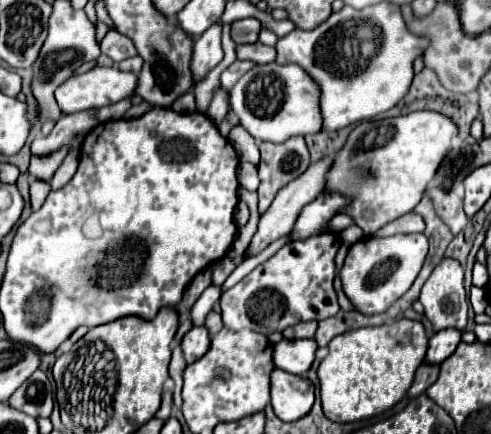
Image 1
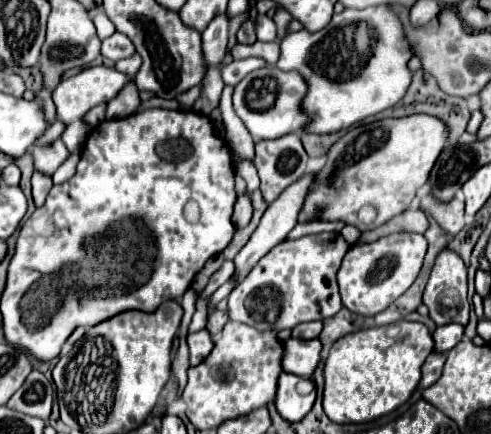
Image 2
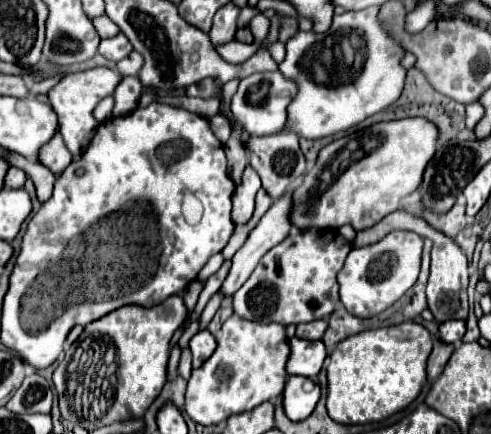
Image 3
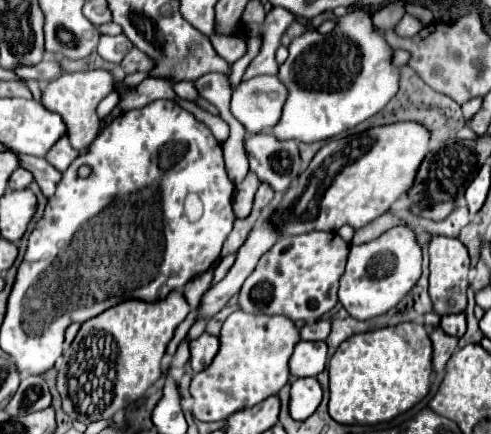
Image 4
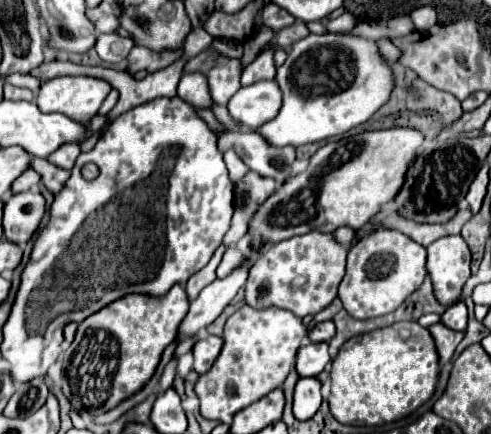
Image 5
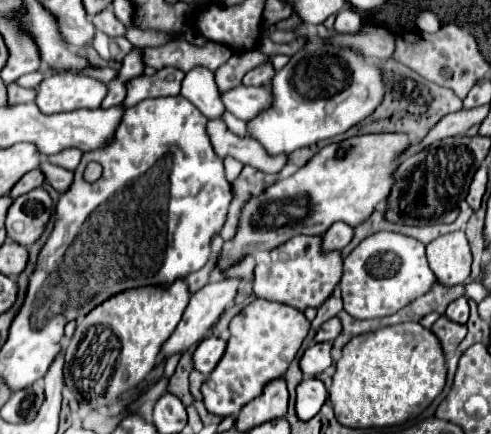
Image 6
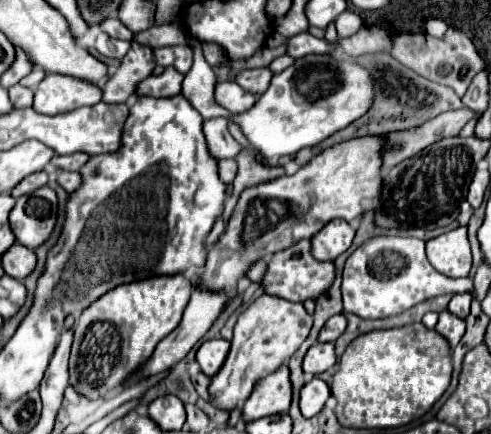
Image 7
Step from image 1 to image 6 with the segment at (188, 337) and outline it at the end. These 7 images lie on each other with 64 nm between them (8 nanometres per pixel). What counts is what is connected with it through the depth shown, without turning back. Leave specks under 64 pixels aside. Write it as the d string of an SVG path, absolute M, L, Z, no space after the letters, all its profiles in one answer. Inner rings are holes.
M210 336L202 340L194 350L194 368L204 376L208 376L208 372L212 372L212 368L216 368L216 364L220 362L224 348L226 348L226 342L222 338Z

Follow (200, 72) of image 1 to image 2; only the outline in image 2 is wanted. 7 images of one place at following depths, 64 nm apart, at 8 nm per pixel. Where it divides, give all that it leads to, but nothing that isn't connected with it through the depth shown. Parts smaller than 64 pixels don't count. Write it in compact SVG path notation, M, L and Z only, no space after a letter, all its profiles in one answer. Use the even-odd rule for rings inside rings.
M224 14L216 16L216 20L212 20L208 28L202 32L202 52L206 68L218 64L224 58L226 44L228 44L228 18Z

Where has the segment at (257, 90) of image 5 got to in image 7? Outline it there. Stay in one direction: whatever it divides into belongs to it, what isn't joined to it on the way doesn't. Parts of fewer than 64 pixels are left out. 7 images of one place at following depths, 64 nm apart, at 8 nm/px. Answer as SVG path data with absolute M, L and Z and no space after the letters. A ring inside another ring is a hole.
M218 82L214 96L216 96L216 102L226 110L230 110L232 114L242 114L250 110L258 100L258 94L252 94L240 88L236 82Z

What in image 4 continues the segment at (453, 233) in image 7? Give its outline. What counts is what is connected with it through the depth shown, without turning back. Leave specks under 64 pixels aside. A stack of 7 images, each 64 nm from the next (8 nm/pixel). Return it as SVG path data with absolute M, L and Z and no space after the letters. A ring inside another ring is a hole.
M432 236L430 240L430 286L428 294L438 316L448 316L466 310L466 288L468 288L470 258L466 246L458 238Z

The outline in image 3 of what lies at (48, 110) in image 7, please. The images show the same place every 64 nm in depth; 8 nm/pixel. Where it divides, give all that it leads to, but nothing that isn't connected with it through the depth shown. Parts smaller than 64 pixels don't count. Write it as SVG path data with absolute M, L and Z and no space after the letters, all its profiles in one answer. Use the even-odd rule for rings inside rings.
M90 68L90 70L82 70L82 72L76 72L76 74L68 74L66 78L62 78L50 92L48 92L48 98L50 98L50 106L52 110L58 114L58 124L60 124L60 134L64 138L64 144L66 148L74 154L74 156L80 156L84 152L84 148L88 146L88 142L92 140L94 136L94 130L96 130L96 120L92 116L92 110L96 108L96 104L106 98L106 96L112 96L116 86L120 84L122 80L122 74L116 72L116 70L110 70L110 68Z

